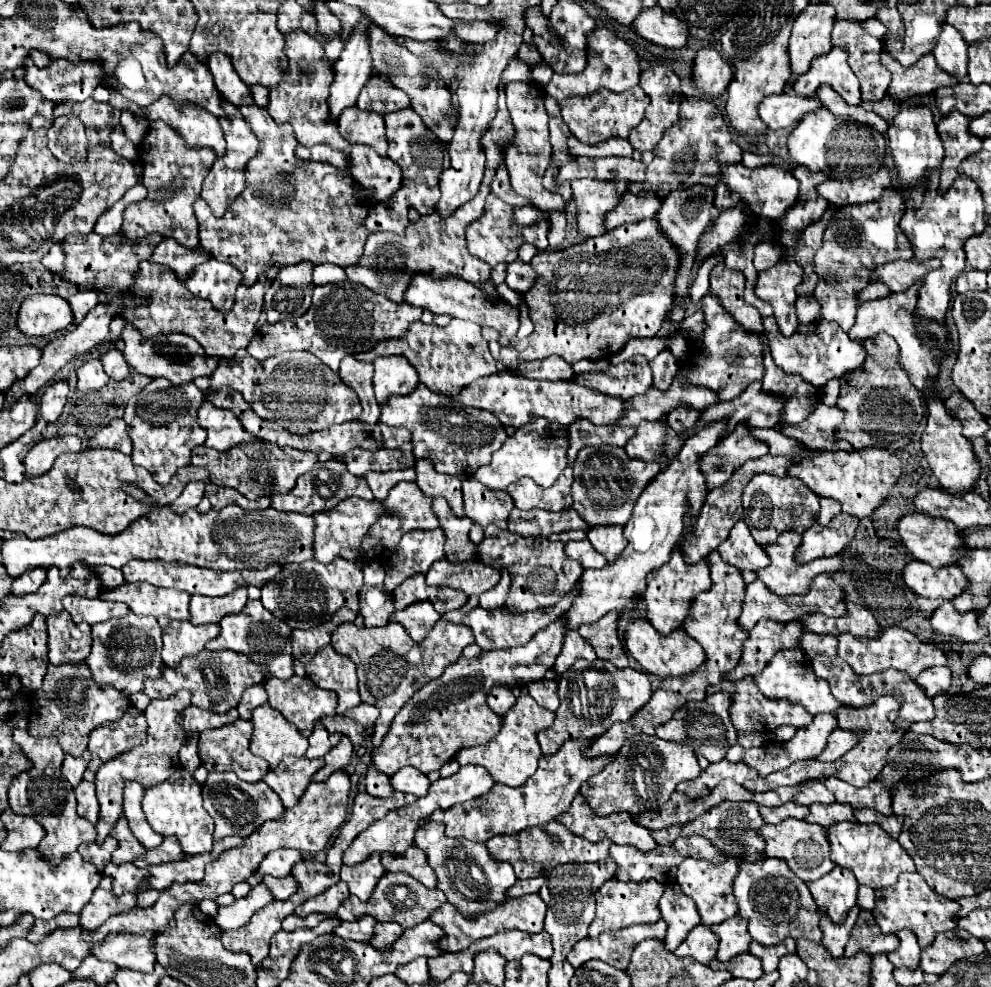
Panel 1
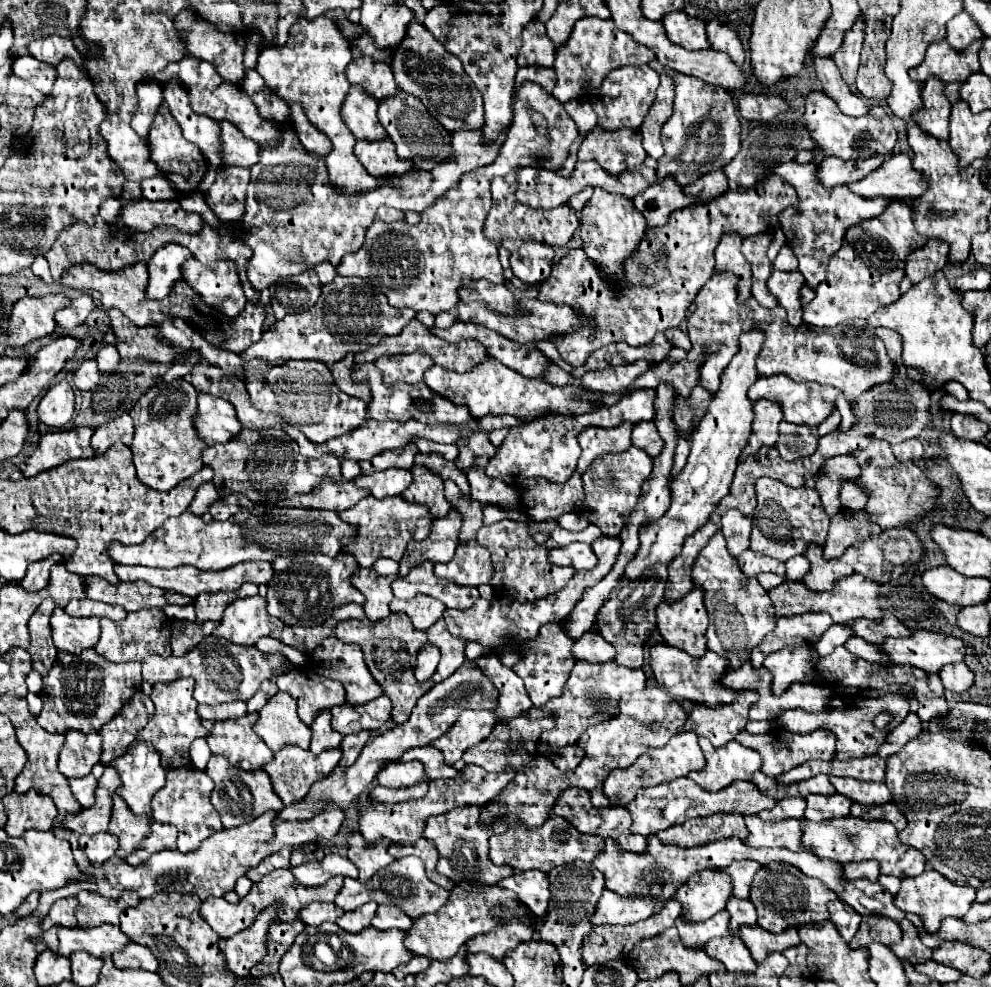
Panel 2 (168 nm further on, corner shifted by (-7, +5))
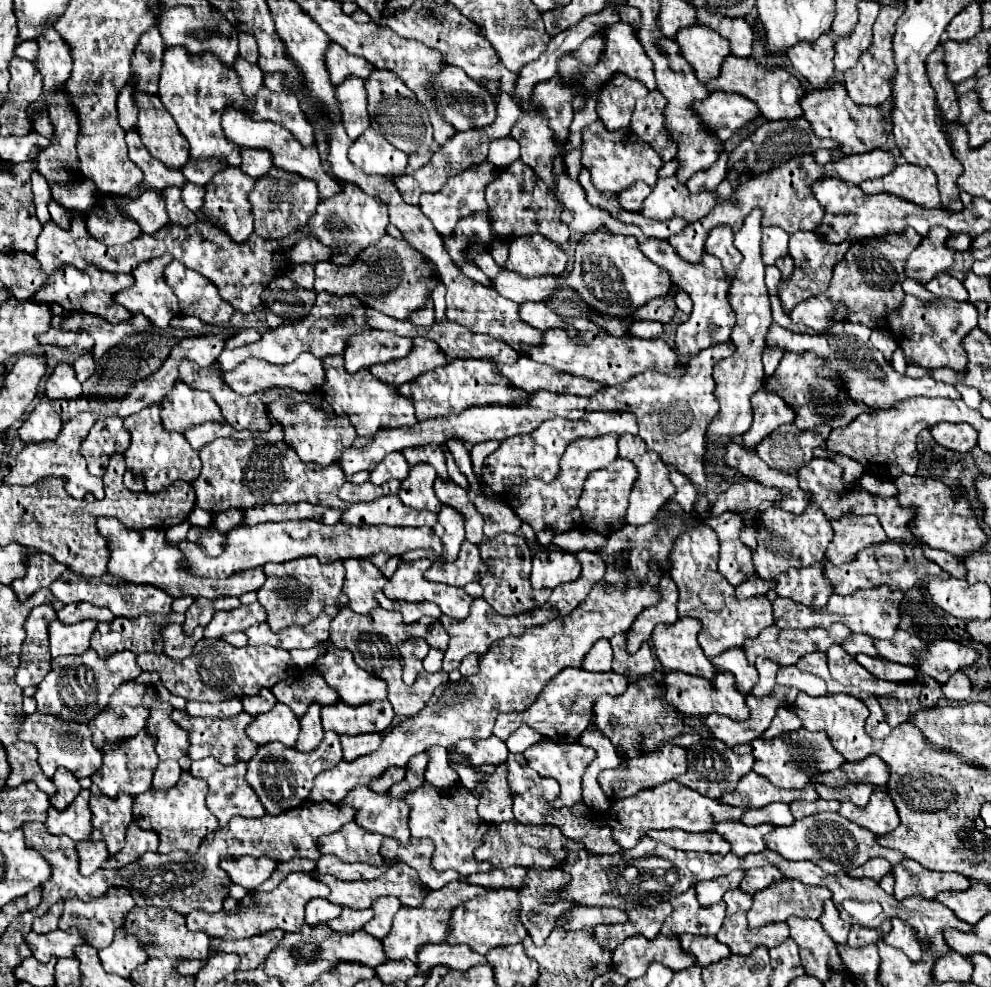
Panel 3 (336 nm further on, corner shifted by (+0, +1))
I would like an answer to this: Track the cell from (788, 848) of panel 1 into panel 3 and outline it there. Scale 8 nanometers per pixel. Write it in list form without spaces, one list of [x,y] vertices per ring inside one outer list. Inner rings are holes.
[[[720,822],[716,824],[716,832],[722,834],[724,838],[728,838],[728,842],[732,842],[732,852],[736,856],[744,856],[744,854],[758,854],[760,850],[766,850],[768,846],[764,846],[764,836],[768,834],[768,830],[774,830],[776,826],[772,824],[760,824],[760,826],[744,826],[742,822]]]

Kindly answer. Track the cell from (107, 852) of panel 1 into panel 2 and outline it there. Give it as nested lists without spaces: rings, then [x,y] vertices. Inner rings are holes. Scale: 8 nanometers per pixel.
[[[109,832],[95,834],[95,836],[81,836],[79,844],[83,846],[91,864],[103,864],[111,856],[115,856],[117,850],[117,838]]]

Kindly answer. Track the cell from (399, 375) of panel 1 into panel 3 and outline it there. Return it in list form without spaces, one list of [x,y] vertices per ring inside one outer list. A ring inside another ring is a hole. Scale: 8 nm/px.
[[[414,338],[414,348],[408,356],[392,360],[392,362],[384,362],[380,366],[370,366],[370,372],[384,384],[400,386],[428,370],[446,366],[446,364],[448,364],[448,360],[446,360],[444,352],[432,340]]]

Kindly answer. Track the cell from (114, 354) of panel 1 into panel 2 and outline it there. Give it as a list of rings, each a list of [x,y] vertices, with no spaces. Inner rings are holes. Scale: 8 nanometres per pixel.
[[[103,346],[101,350],[99,350],[99,354],[95,356],[95,362],[97,362],[97,368],[99,368],[99,372],[101,374],[107,374],[107,372],[111,372],[113,368],[117,368],[117,364],[119,364],[119,352],[115,350],[115,346]]]

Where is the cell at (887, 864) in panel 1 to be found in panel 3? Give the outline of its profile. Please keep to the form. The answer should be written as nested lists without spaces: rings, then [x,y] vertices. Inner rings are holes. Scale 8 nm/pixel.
[[[820,812],[796,820],[790,826],[778,826],[774,832],[766,836],[766,844],[770,850],[776,850],[786,860],[810,860],[816,866],[820,866],[824,872],[838,872],[838,870],[850,872],[856,866],[862,866],[864,862],[876,856],[886,858],[892,864],[892,868],[904,862],[904,854],[880,846],[876,842],[876,834],[872,834],[868,828],[862,828],[842,818],[838,812]]]

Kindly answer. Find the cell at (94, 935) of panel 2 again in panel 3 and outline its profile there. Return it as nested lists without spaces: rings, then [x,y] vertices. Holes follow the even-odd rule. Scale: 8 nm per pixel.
[[[70,928],[70,930],[54,930],[48,934],[28,934],[26,936],[28,946],[34,952],[34,958],[38,958],[40,962],[48,962],[50,956],[54,958],[62,958],[62,956],[74,956],[74,948],[86,944],[84,934],[80,934],[80,930]]]

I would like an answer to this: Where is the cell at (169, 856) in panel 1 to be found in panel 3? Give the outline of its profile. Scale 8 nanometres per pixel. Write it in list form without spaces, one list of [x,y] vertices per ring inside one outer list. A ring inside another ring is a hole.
[[[134,822],[128,826],[126,832],[126,846],[110,856],[102,868],[108,870],[120,870],[132,862],[136,862],[136,858],[140,858],[140,854],[144,852],[156,852],[158,850],[158,834],[152,830],[140,830],[140,826],[136,826]]]

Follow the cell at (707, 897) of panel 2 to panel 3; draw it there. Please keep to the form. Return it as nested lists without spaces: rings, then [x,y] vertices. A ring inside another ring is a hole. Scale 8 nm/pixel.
[[[734,870],[726,876],[720,876],[716,880],[704,880],[704,882],[696,882],[694,890],[696,890],[696,898],[702,906],[712,906],[716,902],[722,900],[722,894],[726,894],[732,888],[738,888],[740,880],[742,880],[744,872],[742,870]]]

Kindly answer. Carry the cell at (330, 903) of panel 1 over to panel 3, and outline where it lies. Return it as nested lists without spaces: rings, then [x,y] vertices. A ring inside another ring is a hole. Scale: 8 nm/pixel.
[[[292,872],[270,892],[246,894],[230,912],[220,910],[216,914],[208,914],[204,910],[192,910],[192,914],[186,916],[186,924],[190,930],[202,930],[210,938],[224,938],[224,940],[240,940],[252,934],[274,930],[274,928],[280,928],[284,932],[296,932],[304,924],[304,906],[312,898],[328,898],[328,894],[330,890],[324,882],[314,880],[312,876],[302,874],[302,872]]]

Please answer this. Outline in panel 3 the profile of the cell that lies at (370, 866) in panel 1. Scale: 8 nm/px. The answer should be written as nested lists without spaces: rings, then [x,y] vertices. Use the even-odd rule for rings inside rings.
[[[348,822],[348,826],[342,826],[336,834],[328,834],[318,840],[322,854],[334,854],[342,862],[366,862],[372,866],[384,864],[384,858],[378,852],[380,844],[380,834],[366,832],[354,822]]]

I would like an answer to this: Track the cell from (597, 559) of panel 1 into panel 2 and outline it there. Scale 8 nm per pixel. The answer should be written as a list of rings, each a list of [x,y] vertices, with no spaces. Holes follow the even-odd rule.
[[[575,542],[565,548],[559,548],[559,546],[551,548],[549,562],[555,566],[573,566],[575,570],[591,570],[591,568],[595,568],[597,558],[589,544]]]

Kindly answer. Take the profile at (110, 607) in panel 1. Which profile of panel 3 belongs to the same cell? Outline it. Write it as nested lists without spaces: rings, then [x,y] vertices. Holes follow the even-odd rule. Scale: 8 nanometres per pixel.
[[[88,602],[68,604],[62,610],[58,610],[58,620],[64,624],[74,624],[80,620],[98,620],[98,622],[112,622],[114,614],[106,608],[96,608]]]

